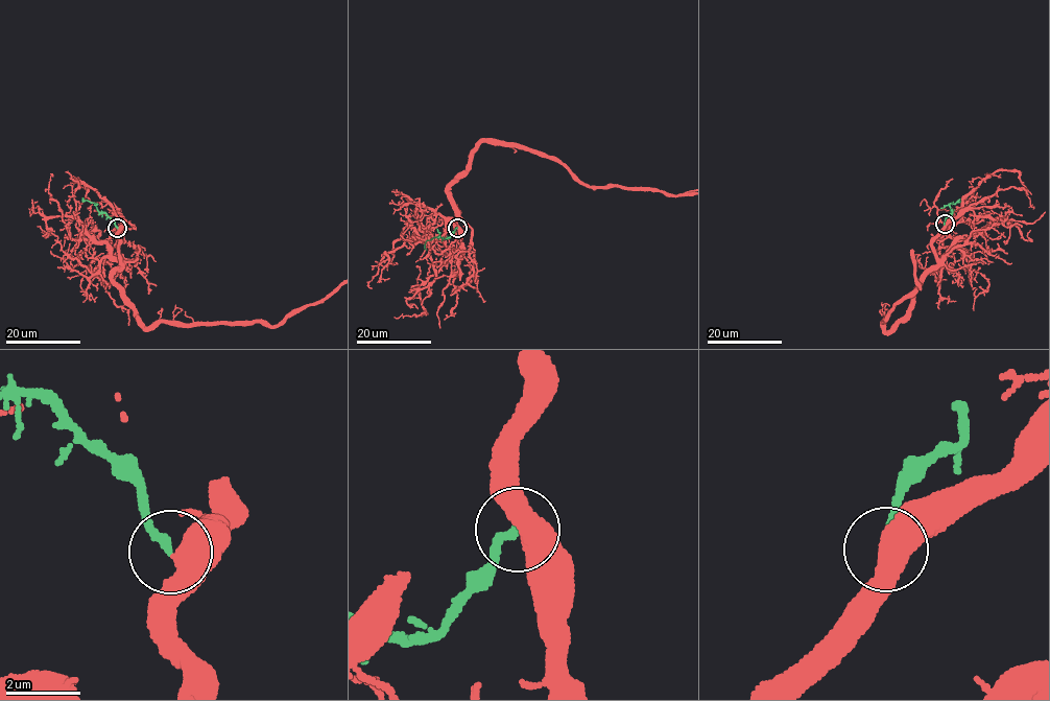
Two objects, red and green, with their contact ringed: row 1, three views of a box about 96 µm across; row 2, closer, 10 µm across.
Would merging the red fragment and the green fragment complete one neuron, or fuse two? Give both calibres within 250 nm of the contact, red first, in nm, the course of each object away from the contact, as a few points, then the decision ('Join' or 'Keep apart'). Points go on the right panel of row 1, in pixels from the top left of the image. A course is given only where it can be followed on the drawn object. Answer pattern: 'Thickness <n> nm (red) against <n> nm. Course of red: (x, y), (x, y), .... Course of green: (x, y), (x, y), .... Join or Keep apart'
Thickness 550 nm (red) against 200 nm. Course of green: (944, 225), (952, 213), (949, 204), (960, 201). Join

